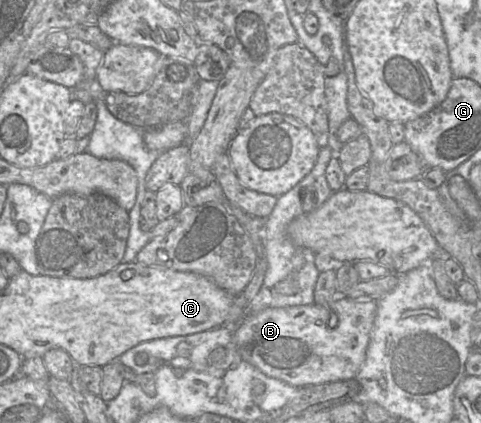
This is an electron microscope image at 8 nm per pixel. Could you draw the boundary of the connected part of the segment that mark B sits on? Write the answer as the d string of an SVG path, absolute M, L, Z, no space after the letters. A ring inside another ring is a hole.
M337 296L332 302L328 304L328 306L311 304L311 305L299 305L299 306L290 306L290 307L283 307L283 308L267 308L256 314L244 318L234 332L234 341L237 350L244 361L255 366L268 377L279 379L294 387L301 388L308 385L319 385L319 384L335 382L335 381L351 380L351 379L355 379L355 377L357 376L359 370L361 369L365 361L366 350L370 341L371 331L373 328L376 313L377 313L377 301L353 300L346 296ZM331 312L333 312L338 319L337 325L335 327L329 327L328 325L328 322L331 317Z

